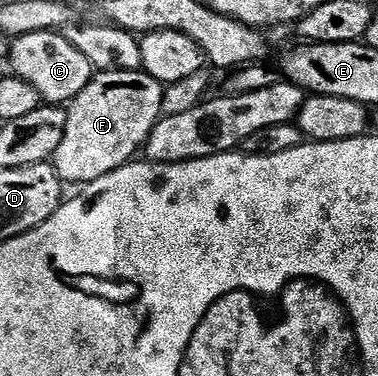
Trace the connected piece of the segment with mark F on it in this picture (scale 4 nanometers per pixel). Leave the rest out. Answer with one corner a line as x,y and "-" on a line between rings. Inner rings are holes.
103,70
95,73
90,83
74,97
66,110
64,138
60,140
60,148
56,148
52,165
63,180
63,183
78,182
85,184
100,180
100,176
108,176
116,168
126,165
135,157
134,154
145,147
152,128
158,123
162,113
162,92
164,86
147,74
145,70

